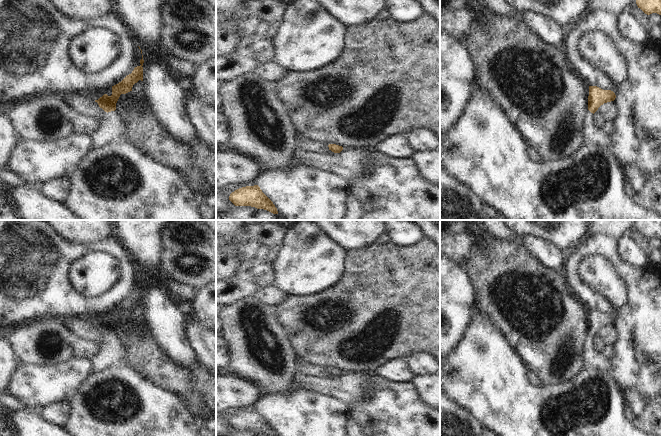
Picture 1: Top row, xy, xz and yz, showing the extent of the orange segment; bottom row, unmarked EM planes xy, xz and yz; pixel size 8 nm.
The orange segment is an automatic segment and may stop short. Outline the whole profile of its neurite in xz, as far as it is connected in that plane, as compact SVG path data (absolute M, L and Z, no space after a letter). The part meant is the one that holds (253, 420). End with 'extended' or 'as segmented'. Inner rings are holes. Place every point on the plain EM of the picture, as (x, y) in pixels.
M258 409L235 414L230 418L229 424L235 430L251 430L269 436L278 436L273 426L262 416Z; as segmented

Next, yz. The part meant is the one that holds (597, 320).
M589 310L588 336L586 337L582 349L582 359L584 366L596 368L606 372L608 369L607 358L594 349L593 338L604 327L614 325L616 319L611 314L603 314L597 310Z; extended

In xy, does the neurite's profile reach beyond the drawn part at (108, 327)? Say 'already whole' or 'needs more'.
needs more

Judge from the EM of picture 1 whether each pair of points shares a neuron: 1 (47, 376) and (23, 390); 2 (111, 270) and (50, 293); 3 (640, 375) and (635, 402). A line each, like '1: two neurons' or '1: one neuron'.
1: one neuron
2: two neurons
3: two neurons

